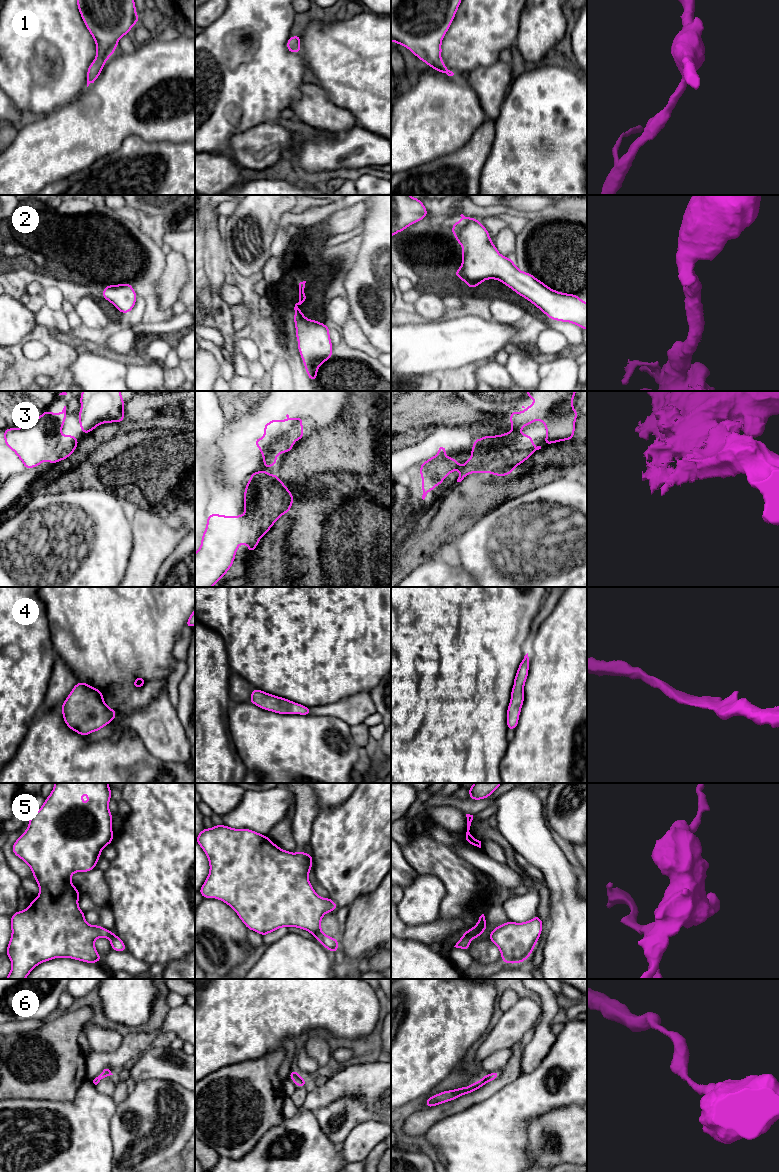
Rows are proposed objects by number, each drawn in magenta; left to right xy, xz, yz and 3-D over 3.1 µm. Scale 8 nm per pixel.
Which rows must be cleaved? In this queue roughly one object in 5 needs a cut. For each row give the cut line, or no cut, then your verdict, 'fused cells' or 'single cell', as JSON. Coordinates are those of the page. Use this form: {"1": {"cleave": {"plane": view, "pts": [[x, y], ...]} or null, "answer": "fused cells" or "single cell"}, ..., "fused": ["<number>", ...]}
{"1": {"cleave": null, "answer": "single cell"}, "2": {"cleave": null, "answer": "single cell"}, "3": {"cleave": {"plane": "xz", "pts": [[245, 513], [256, 521], [256, 525], [262, 530], [261, 536]]}, "answer": "fused cells"}, "4": {"cleave": null, "answer": "single cell"}, "5": {"cleave": {"plane": "yz", "pts": [[464, 933], [471, 938]]}, "answer": "fused cells"}, "6": {"cleave": null, "answer": "single cell"}, "fused": ["3", "5"]}

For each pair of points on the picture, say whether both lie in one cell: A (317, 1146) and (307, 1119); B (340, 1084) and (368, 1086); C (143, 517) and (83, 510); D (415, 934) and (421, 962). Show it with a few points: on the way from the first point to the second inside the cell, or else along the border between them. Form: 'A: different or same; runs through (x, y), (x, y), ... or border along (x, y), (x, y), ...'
A: same; runs through (310, 1139), (307, 1136), (307, 1126)
B: same; runs through (347, 1084), (361, 1084)
C: different; border along (130, 522), (133, 545)
D: different; border along (401, 937), (415, 939), (437, 949)

